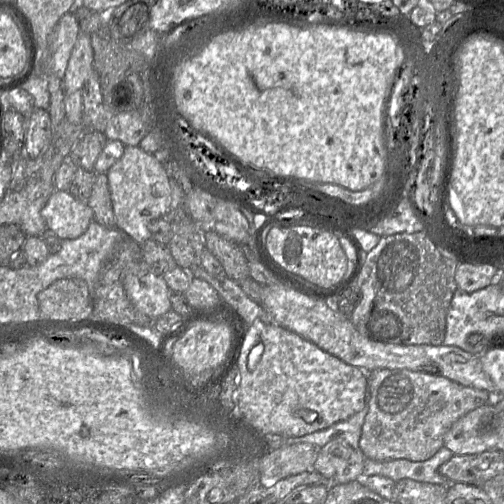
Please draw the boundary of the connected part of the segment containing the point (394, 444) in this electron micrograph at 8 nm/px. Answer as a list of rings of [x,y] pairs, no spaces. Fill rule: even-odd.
[[[378,369],[367,374],[369,411],[363,423],[359,446],[366,458],[376,462],[398,459],[414,462],[428,460],[444,446],[446,433],[459,418],[489,402],[489,393],[484,390],[465,387],[445,377],[422,371]]]

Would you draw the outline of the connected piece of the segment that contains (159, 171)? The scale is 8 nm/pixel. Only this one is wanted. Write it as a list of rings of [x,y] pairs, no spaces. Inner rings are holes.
[[[125,146],[122,157],[106,173],[116,228],[139,244],[151,239],[149,223],[168,217],[173,211],[170,180],[159,155],[149,154],[139,146]]]

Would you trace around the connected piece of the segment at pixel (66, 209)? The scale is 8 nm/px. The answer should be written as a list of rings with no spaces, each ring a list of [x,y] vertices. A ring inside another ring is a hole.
[[[55,190],[41,211],[48,232],[61,240],[76,239],[94,220],[88,201],[80,201],[68,191]]]

